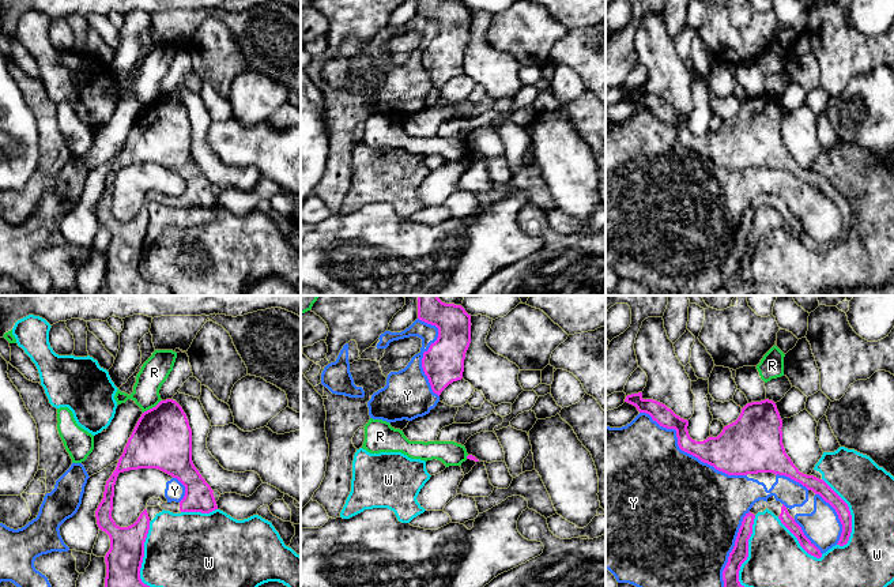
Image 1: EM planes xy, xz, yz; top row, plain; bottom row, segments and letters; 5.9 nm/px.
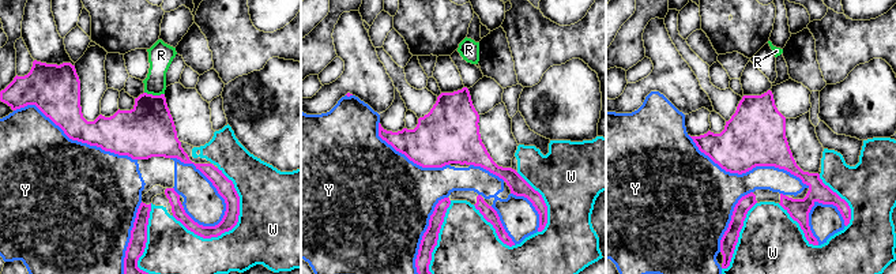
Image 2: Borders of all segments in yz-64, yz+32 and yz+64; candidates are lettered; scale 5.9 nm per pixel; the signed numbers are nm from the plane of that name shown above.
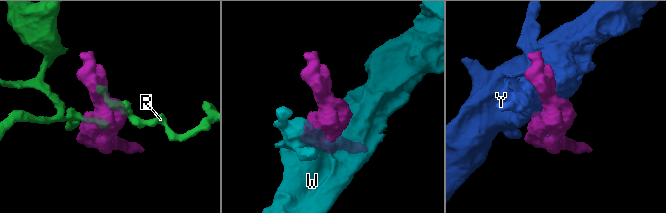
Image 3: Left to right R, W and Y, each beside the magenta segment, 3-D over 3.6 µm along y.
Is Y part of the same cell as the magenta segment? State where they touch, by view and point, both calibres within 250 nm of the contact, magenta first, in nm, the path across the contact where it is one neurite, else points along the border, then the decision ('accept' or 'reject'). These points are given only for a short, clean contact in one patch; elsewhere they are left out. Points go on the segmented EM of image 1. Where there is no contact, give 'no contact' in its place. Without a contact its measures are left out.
yz (687, 452) | 240/500 nm | reject

